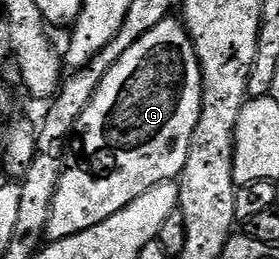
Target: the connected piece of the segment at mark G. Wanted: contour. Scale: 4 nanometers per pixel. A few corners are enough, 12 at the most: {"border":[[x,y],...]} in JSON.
{"border":[[177,17],[102,77],[46,237],[175,181],[202,111]]}

